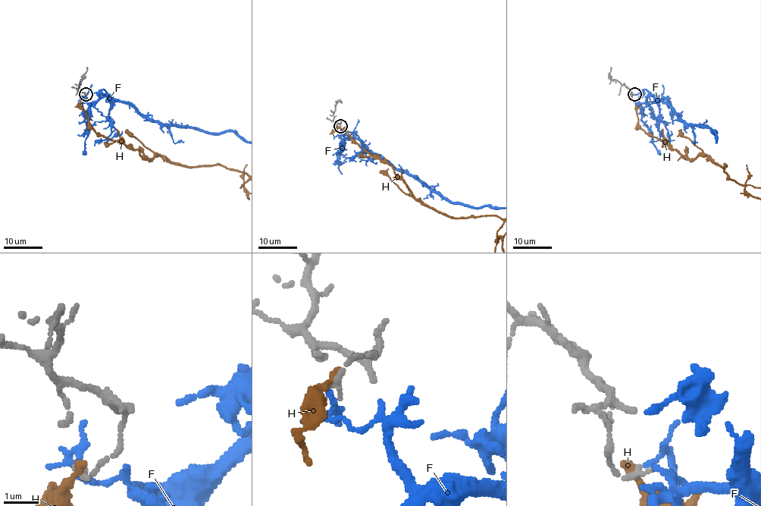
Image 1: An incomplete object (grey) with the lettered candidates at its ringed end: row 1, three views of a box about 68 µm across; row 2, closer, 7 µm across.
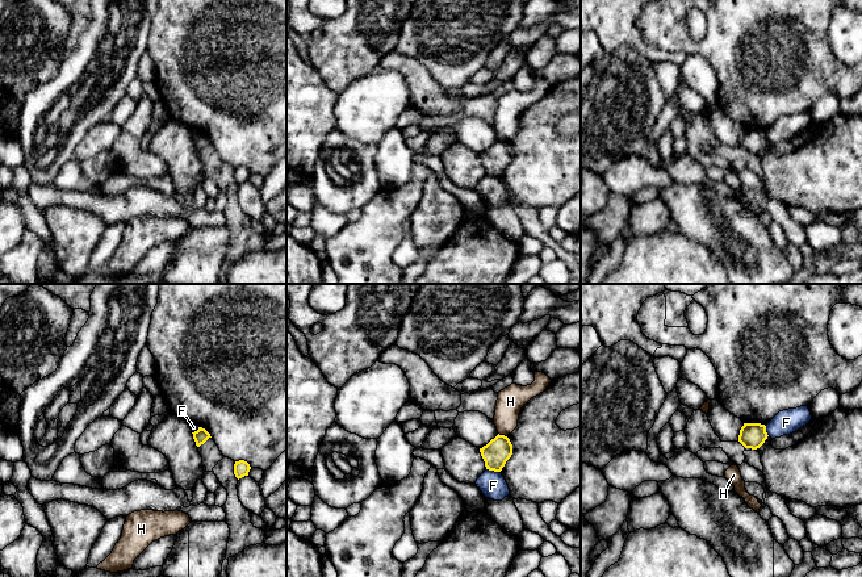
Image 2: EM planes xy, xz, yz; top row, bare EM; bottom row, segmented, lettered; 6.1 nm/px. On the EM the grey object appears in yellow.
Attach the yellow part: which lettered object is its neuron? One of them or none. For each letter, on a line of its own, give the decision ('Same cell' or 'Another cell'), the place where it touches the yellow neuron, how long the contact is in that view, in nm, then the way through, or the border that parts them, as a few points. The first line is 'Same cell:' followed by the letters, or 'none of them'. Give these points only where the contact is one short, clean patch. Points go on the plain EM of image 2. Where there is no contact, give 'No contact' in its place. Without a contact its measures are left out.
Same cell: none of them
F: Another cell. Touches yellow at xz (493, 175). Shared border 90 nm. Boundary: xz (486, 174), (499, 178)
H: Another cell. Touches yellow at xz (502, 141). Shared border 60 nm. Boundary: xz (498, 138), (506, 142)

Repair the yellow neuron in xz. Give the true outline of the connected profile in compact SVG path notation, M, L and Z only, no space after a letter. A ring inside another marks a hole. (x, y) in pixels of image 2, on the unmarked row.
M497 141L486 151L480 154L485 172L489 176L501 177L512 160L512 150L505 141Z

